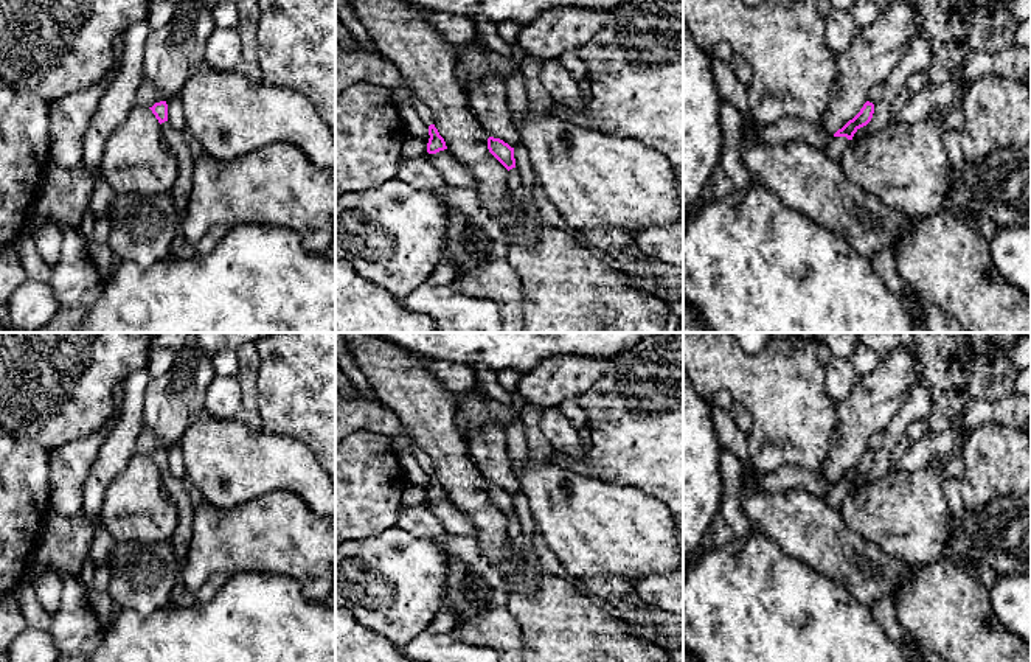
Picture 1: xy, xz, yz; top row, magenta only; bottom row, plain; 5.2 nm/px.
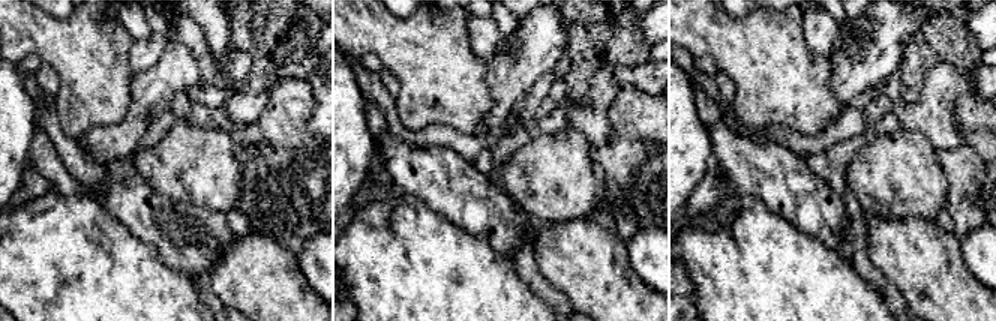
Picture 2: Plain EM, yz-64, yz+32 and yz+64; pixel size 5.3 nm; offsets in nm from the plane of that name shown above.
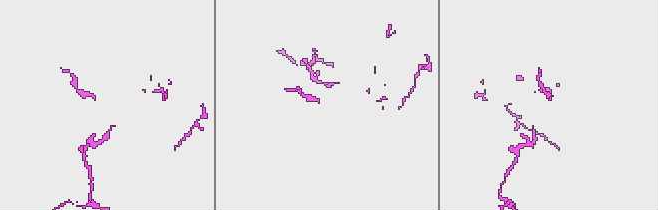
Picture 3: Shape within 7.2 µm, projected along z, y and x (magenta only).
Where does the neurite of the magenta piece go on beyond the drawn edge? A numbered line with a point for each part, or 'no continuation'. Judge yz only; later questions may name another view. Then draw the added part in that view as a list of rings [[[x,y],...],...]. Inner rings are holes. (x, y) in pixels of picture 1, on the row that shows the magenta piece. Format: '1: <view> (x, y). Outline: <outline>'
1: yz (837, 143). Outline: [[[834,137],[826,149],[826,154],[834,160],[838,162],[842,151],[848,146],[849,140],[846,137]]]

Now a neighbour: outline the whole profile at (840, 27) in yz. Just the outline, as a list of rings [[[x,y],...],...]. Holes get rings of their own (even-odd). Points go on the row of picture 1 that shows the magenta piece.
[[[832,6],[824,20],[824,44],[834,54],[840,56],[851,47],[857,30],[852,12]]]

